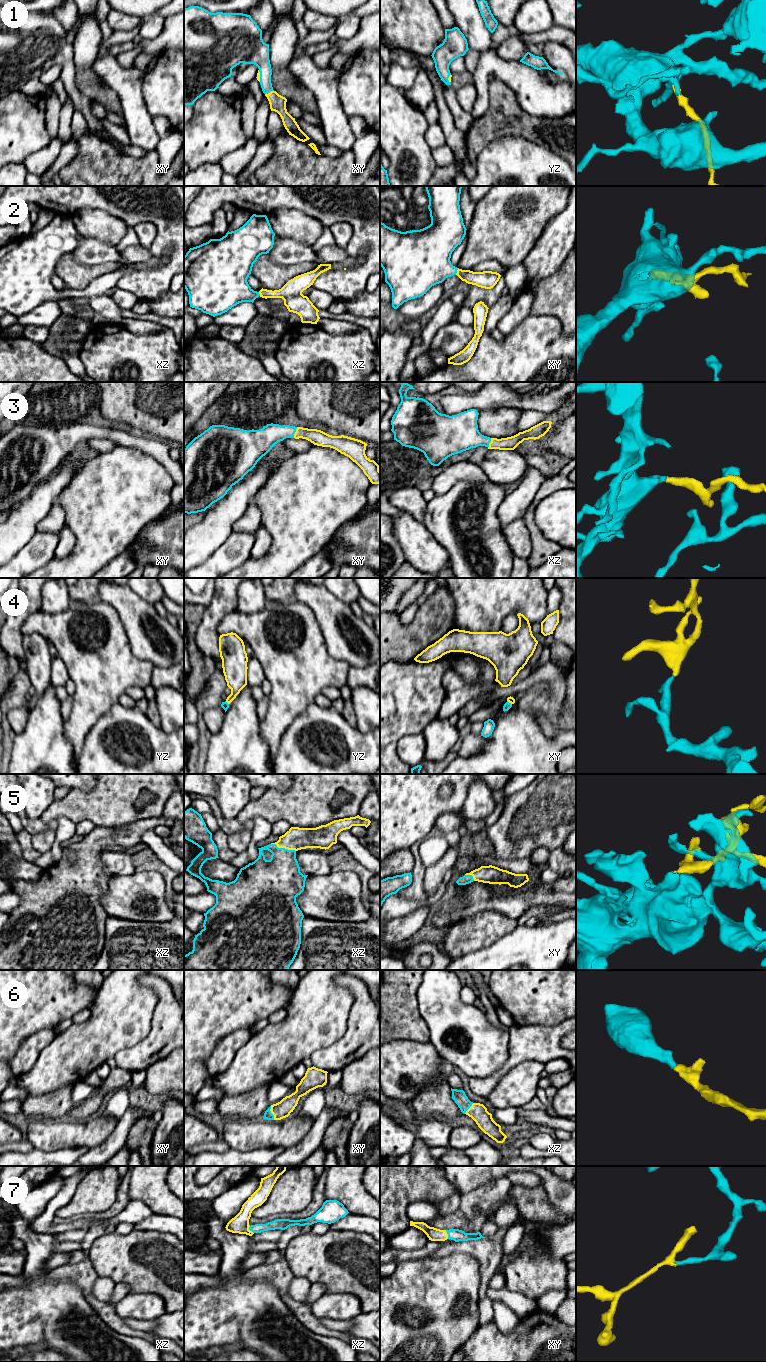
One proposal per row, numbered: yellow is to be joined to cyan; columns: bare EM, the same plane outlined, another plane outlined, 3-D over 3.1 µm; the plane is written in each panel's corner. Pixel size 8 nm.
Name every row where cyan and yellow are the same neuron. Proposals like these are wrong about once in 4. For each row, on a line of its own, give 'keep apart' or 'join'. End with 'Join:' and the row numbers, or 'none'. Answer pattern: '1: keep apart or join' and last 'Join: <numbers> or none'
1: join
2: join
3: join
4: join
5: join
6: join
7: join
Join: 1, 2, 3, 4, 5, 6, 7

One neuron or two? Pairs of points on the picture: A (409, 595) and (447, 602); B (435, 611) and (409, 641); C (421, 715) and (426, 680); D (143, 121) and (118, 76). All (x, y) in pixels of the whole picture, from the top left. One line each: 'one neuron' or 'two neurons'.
A: two neurons
B: one neuron
C: one neuron
D: one neuron

